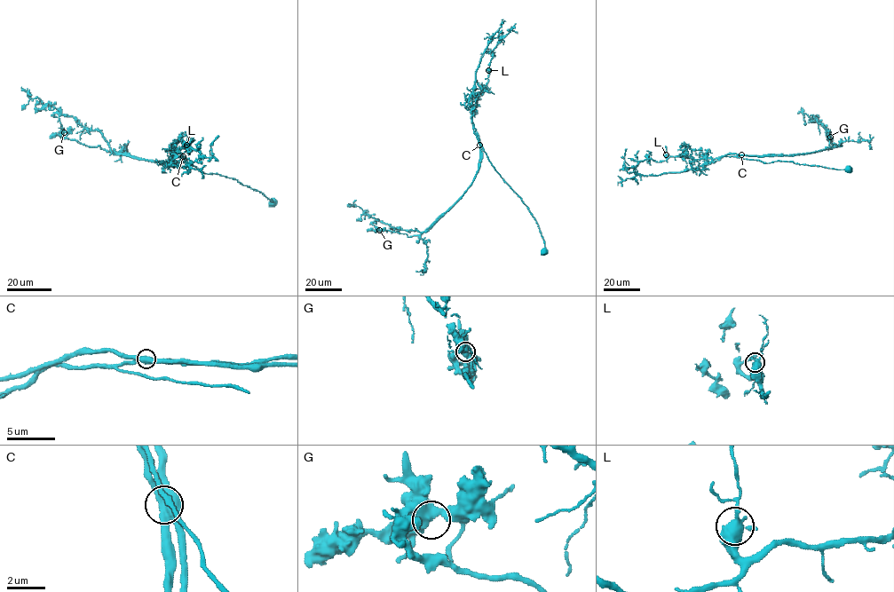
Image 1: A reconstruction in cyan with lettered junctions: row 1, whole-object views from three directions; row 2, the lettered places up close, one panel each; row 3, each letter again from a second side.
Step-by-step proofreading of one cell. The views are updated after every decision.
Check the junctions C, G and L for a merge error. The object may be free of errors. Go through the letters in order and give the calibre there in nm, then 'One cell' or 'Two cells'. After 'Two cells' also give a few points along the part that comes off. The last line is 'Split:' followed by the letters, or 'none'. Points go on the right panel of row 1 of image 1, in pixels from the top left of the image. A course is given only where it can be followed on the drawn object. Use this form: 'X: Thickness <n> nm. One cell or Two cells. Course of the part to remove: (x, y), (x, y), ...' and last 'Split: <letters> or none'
C: Thickness 600 nm. Two cells. Course of the part to remove: (741, 154), (814, 153), (835, 146), (828, 137), (831, 142)
G: Thickness 500 nm. One cell
L: Thickness 550 nm. One cell
Split: C

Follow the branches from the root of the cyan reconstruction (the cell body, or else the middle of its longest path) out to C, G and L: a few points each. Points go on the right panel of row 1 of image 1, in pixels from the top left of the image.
C: (849, 169), (792, 161), (764, 163), (736, 156), (741, 154)
G: (849, 169), (792, 161), (764, 163), (736, 156), (814, 153), (835, 146), (828, 139), (830, 137)
L: (849, 169), (792, 161), (764, 163), (734, 156), (697, 159), (681, 155), (667, 158), (666, 154)

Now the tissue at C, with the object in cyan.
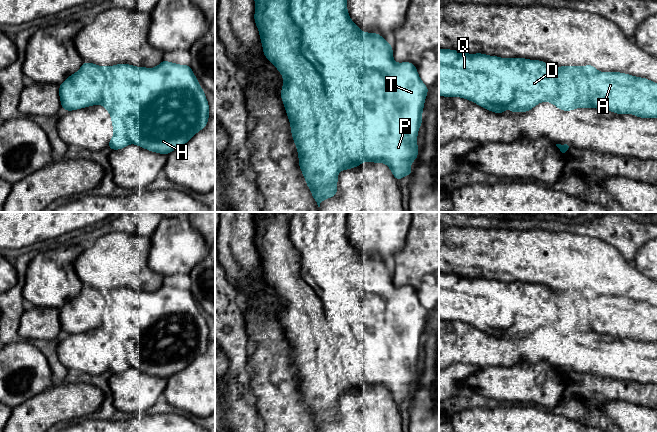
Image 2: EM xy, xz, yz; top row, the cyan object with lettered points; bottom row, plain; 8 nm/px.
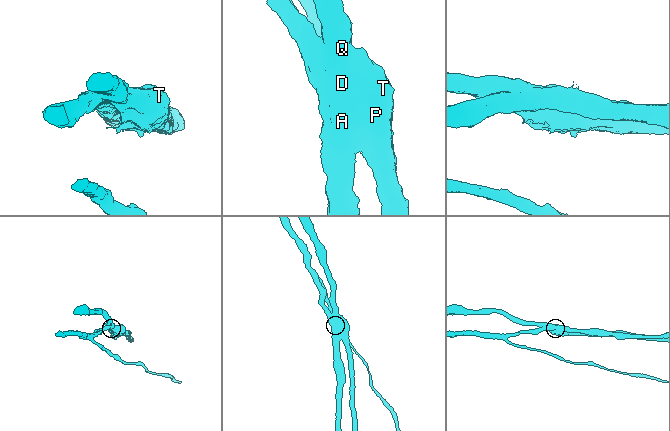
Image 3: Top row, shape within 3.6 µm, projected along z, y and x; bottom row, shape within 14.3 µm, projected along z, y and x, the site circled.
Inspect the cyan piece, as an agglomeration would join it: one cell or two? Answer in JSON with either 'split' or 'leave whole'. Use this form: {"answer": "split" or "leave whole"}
{"answer": "split"}

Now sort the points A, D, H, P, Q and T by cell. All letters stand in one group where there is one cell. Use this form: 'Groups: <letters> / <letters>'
Groups: A / D H P Q T

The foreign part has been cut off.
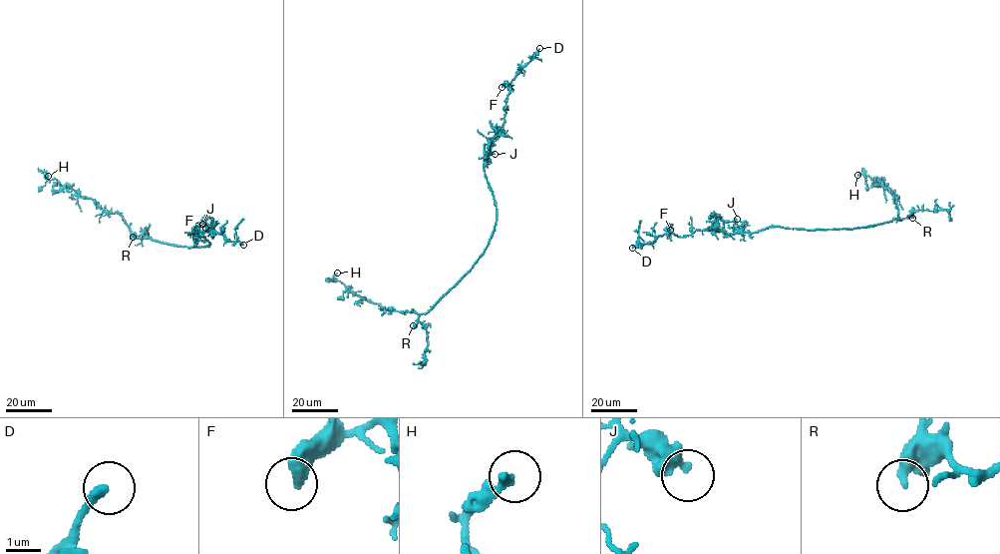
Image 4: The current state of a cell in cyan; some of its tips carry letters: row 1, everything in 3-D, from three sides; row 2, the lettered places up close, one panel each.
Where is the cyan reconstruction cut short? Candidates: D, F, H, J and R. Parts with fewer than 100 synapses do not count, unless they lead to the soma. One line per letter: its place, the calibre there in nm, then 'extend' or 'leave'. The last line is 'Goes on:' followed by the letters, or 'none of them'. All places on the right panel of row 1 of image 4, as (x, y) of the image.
D: at (632, 248); 320 nm thick; extend
F: at (670, 230); 500 nm thick; leave
H: at (857, 175); 280 nm thick; leave
J: at (737, 219); 420 nm thick; leave
R: at (912, 218); 420 nm thick; leave
Goes on: D

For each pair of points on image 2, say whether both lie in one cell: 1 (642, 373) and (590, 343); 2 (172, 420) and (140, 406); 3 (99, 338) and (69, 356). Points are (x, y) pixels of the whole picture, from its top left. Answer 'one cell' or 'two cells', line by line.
1: one cell
2: two cells
3: one cell

